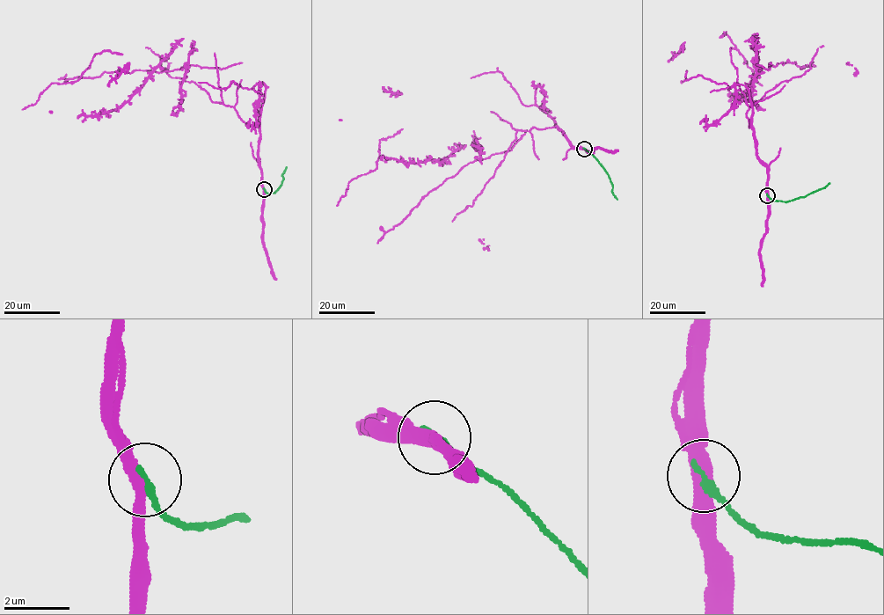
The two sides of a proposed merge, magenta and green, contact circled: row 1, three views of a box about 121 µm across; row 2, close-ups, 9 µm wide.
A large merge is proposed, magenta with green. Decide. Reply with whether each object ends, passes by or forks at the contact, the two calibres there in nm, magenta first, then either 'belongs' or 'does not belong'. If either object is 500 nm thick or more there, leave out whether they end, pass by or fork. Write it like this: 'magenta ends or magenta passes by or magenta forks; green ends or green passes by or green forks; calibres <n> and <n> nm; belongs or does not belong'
magenta passes by; green ends; calibres 400 and 220 nm; belongs

